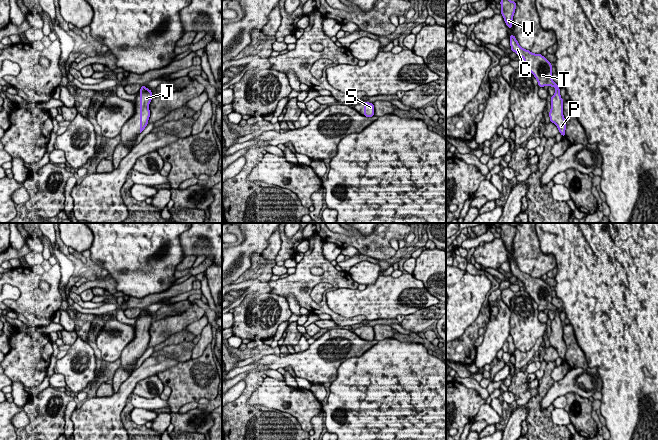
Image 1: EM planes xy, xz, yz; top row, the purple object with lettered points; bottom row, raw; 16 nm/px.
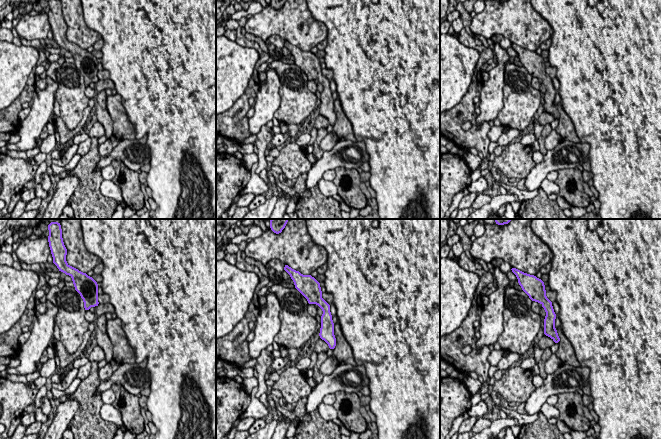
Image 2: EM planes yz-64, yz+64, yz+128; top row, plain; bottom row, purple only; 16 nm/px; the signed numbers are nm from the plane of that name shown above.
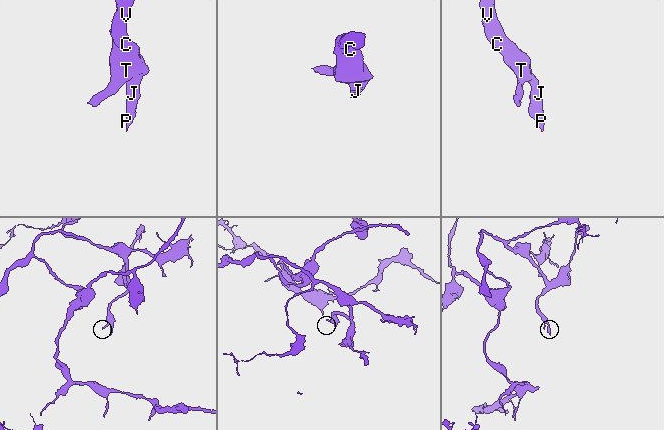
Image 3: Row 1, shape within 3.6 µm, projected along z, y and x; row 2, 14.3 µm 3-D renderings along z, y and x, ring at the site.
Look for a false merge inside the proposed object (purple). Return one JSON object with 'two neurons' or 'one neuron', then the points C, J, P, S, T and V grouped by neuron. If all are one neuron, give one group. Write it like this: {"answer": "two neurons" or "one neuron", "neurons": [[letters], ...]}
{"answer": "one neuron", "neurons": [["C", "J", "P", "S", "T", "V"]]}

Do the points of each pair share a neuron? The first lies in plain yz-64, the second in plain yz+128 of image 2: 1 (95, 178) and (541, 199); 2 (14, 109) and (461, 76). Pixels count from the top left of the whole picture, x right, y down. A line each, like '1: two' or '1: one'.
1: one
2: two

